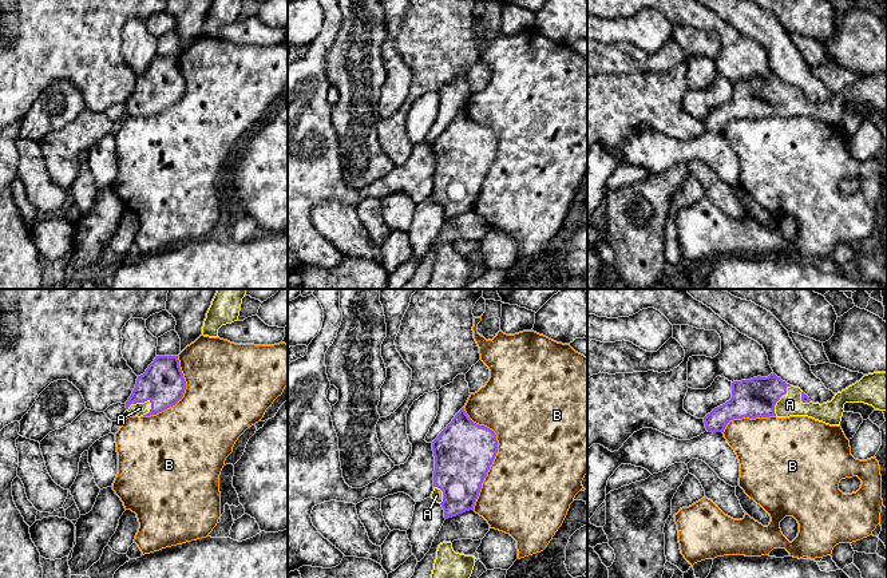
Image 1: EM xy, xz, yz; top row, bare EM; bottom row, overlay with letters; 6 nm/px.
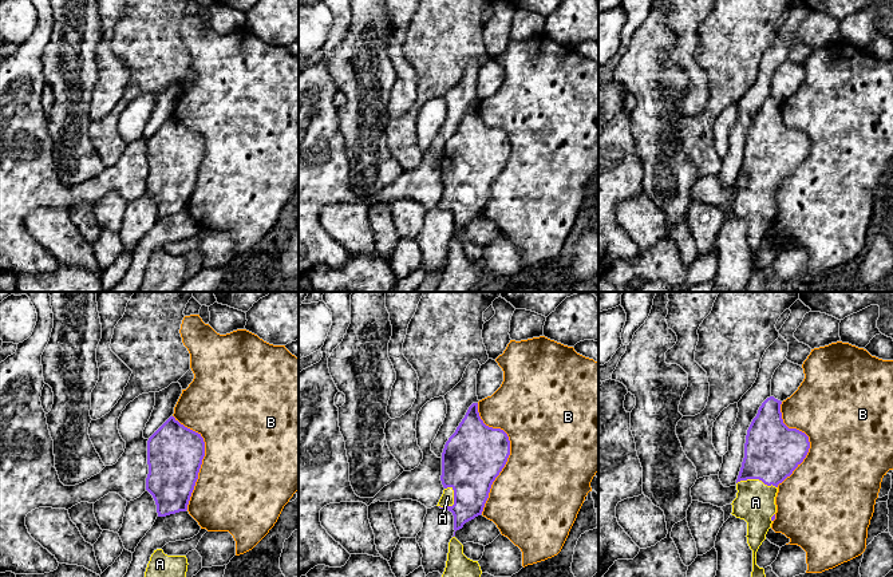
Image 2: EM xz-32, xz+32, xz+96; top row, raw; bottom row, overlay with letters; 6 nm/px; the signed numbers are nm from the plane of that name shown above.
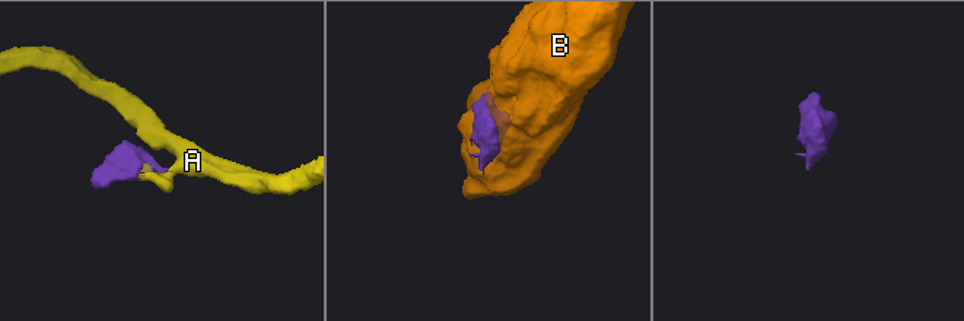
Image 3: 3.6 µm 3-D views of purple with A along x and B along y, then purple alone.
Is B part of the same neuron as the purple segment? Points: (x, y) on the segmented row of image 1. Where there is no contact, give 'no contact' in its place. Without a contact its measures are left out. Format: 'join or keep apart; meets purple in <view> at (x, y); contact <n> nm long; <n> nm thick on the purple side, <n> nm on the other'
keep apart; meets purple in xz at (495, 454); contact 600 nm long; 360 nm thick on the purple side, 500 nm on the other

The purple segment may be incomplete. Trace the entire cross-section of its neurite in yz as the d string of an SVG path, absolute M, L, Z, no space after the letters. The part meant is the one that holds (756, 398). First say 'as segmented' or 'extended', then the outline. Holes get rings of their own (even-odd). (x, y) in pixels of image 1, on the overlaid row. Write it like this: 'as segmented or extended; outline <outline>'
extended; outline M887 372L864 375L855 384L835 393L831 401L823 404L812 403L799 387L787 384L775 373L771 373L768 377L757 376L751 380L733 381L732 399L708 413L704 417L704 423L708 432L724 432L730 420L743 417L808 416L829 425L840 425L846 403L864 403L875 409L887 411Z

